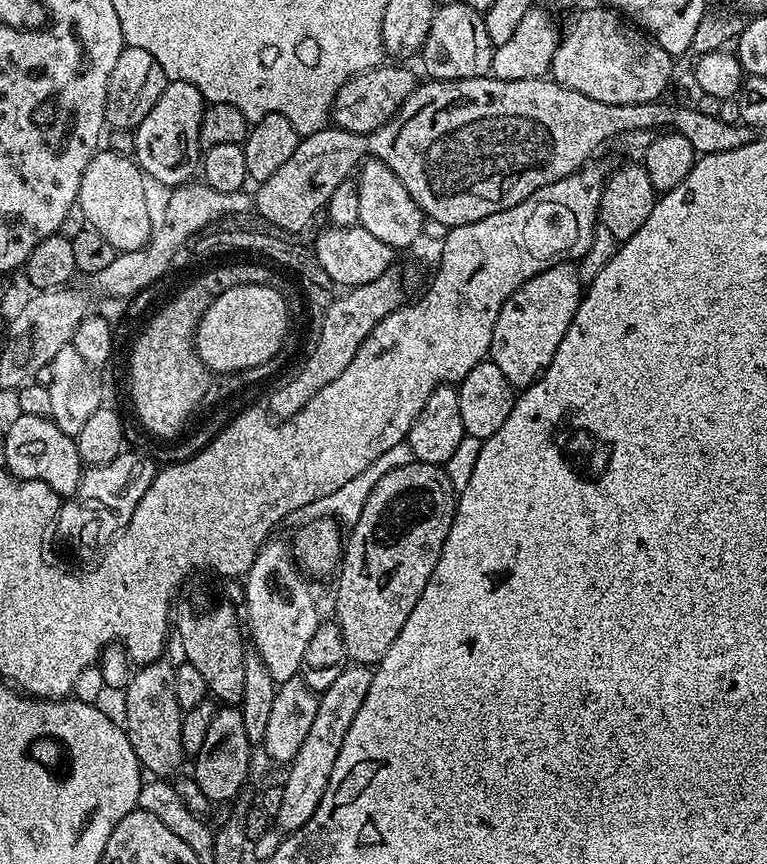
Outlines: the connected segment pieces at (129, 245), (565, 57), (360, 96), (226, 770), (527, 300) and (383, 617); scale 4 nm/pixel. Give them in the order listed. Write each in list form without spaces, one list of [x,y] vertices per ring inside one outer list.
[[[107,150],[97,151],[93,156],[90,166],[86,166],[86,174],[82,174],[82,186],[78,197],[78,212],[85,216],[87,227],[98,230],[110,246],[114,246],[117,253],[133,252],[144,247],[152,239],[152,230],[154,221],[152,221],[152,212],[148,209],[148,188],[146,177],[140,171],[140,165],[135,159],[122,154],[114,154]]]
[[[601,4],[582,11],[570,32],[565,33],[552,59],[550,74],[557,84],[594,98],[595,101],[606,102],[608,105],[632,105],[657,100],[662,96],[672,74],[672,64],[674,58],[643,29]]]
[[[381,65],[350,77],[338,90],[332,103],[331,123],[342,130],[363,132],[365,134],[378,130],[404,104],[418,83],[418,77],[408,68],[402,66]]]
[[[236,706],[217,707],[214,718],[210,722],[210,730],[206,733],[206,742],[202,742],[202,750],[194,757],[191,775],[196,777],[202,794],[210,802],[216,800],[235,801],[241,795],[244,783],[248,780],[248,763],[252,760],[254,746],[248,741],[246,722],[242,718],[240,708]]]
[[[565,262],[542,270],[542,274],[527,280],[504,300],[498,322],[494,322],[488,356],[492,364],[506,374],[506,382],[510,382],[513,389],[527,388],[548,369],[558,350],[558,342],[566,338],[566,330],[570,330],[570,322],[574,322],[581,295],[577,265]]]
[[[413,462],[382,474],[366,498],[358,522],[351,525],[352,533],[347,533],[335,577],[334,619],[342,630],[349,661],[379,664],[406,626],[410,610],[418,606],[418,598],[442,558],[446,534],[456,520],[458,488],[444,471],[439,464]]]

